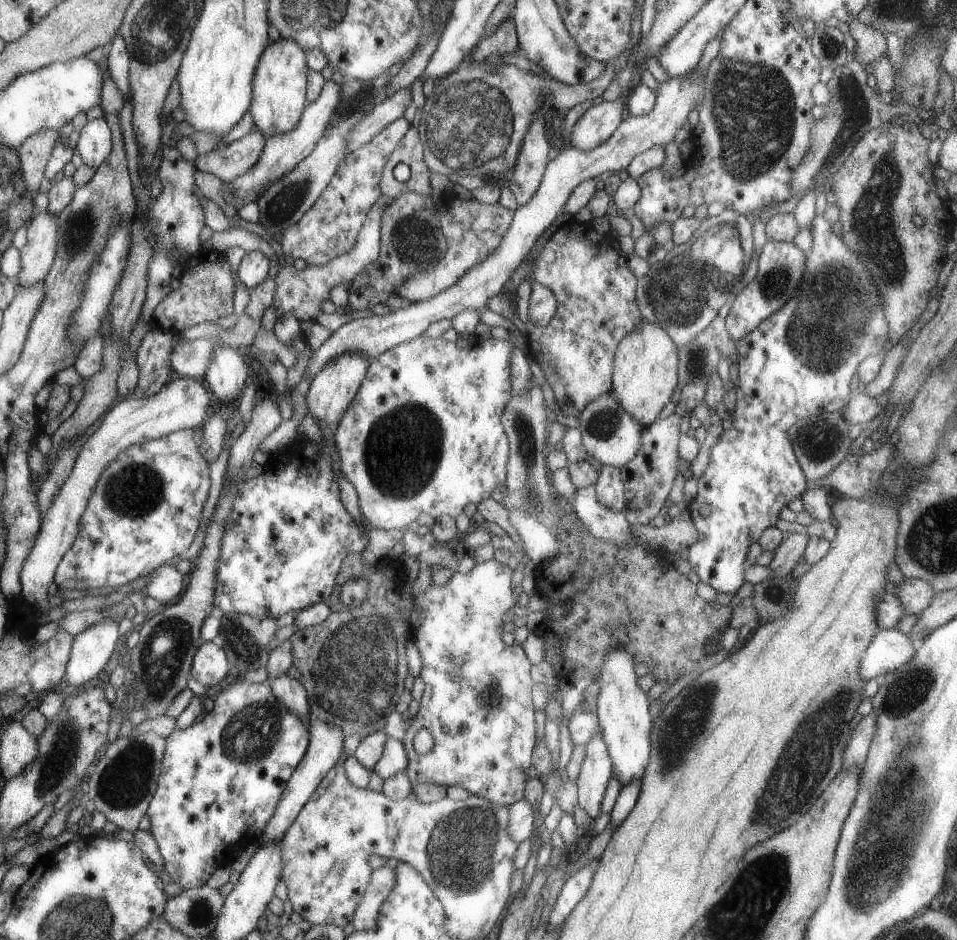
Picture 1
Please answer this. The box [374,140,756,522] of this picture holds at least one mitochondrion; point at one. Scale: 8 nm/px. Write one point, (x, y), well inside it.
(679, 295)

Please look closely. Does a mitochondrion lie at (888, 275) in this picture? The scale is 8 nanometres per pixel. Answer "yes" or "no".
yes

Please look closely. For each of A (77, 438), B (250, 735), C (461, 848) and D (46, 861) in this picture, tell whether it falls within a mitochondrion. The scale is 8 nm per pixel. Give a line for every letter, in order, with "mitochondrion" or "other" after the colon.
A: other
B: mitochondrion
C: mitochondrion
D: other

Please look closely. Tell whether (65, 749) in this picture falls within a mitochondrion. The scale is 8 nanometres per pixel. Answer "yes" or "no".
yes

